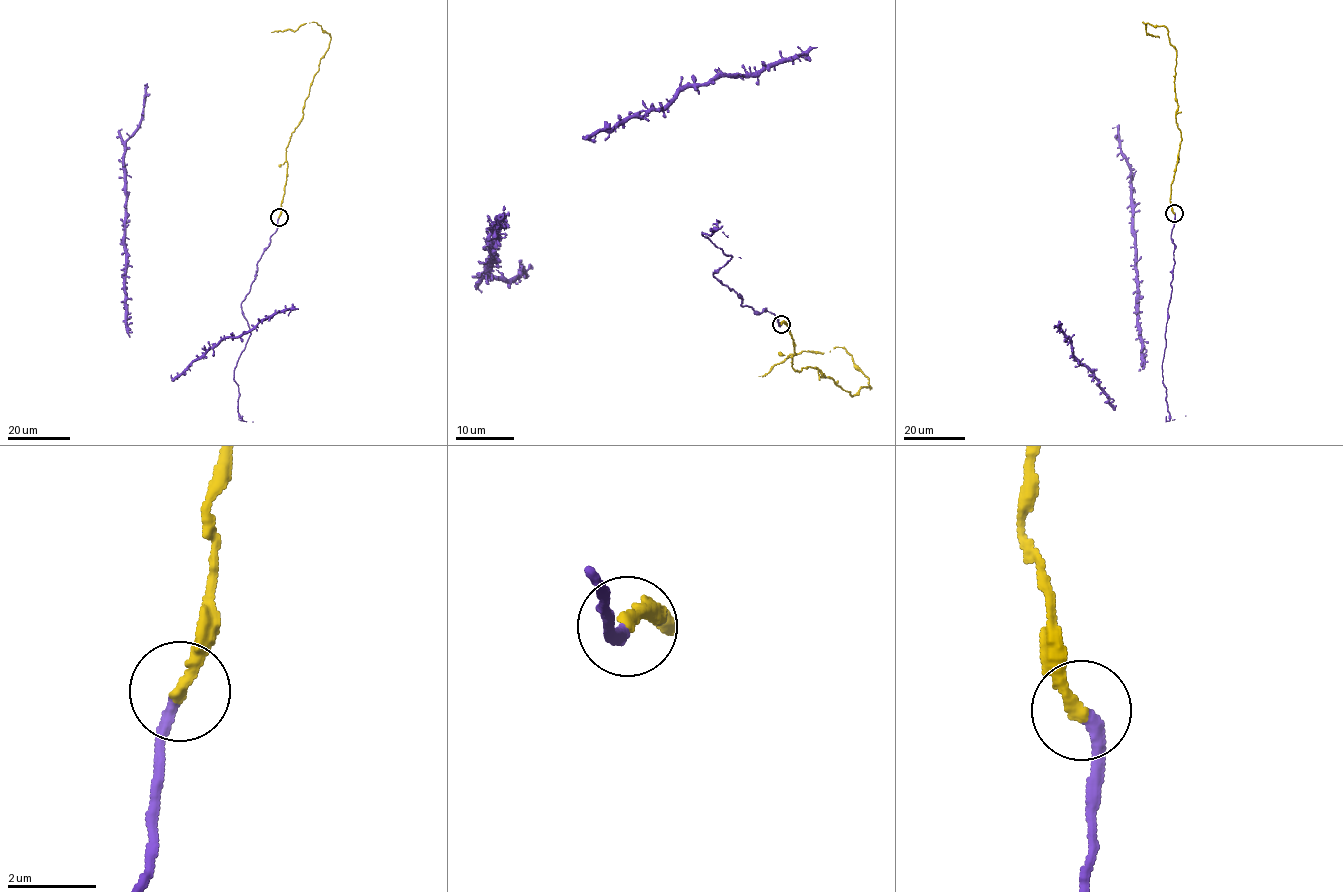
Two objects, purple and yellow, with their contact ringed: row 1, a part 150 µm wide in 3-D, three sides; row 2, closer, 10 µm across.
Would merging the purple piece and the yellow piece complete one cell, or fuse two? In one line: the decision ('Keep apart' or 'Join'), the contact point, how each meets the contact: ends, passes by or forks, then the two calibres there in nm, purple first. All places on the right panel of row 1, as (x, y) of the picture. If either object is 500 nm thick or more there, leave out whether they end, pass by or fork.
Join. Place: (1174, 213). At the ring purple ends. At the ring yellow ends. Thickness 240 nm (purple) against 280 nm

